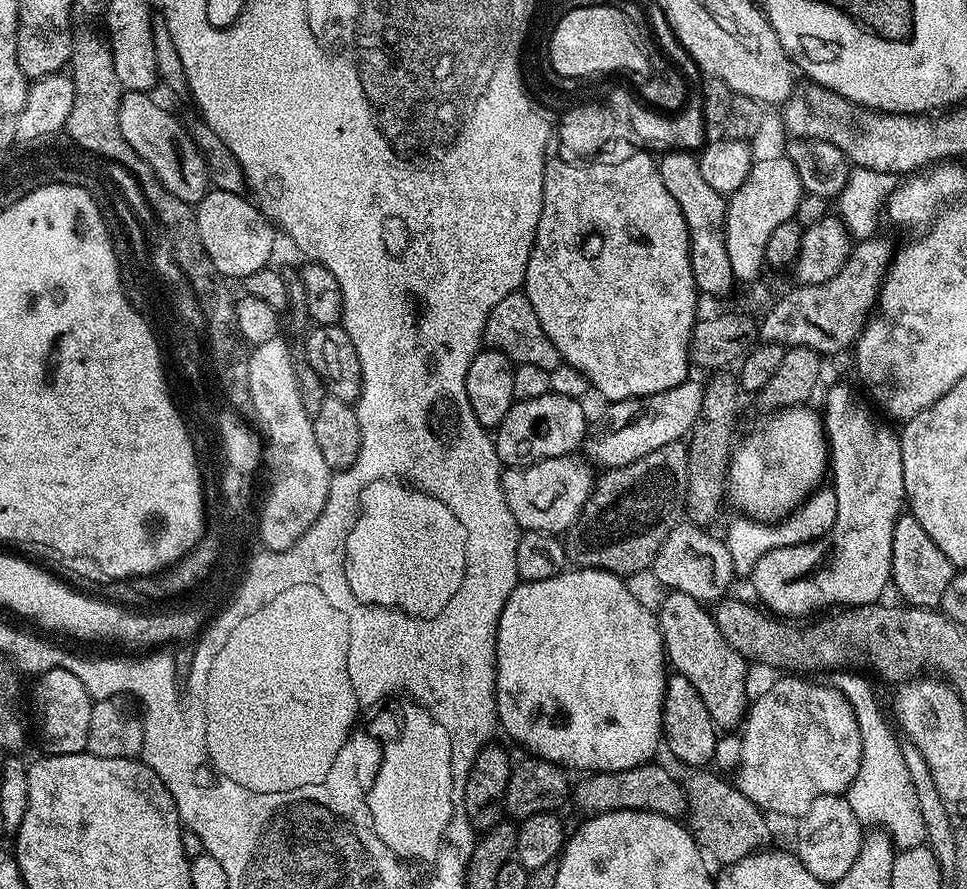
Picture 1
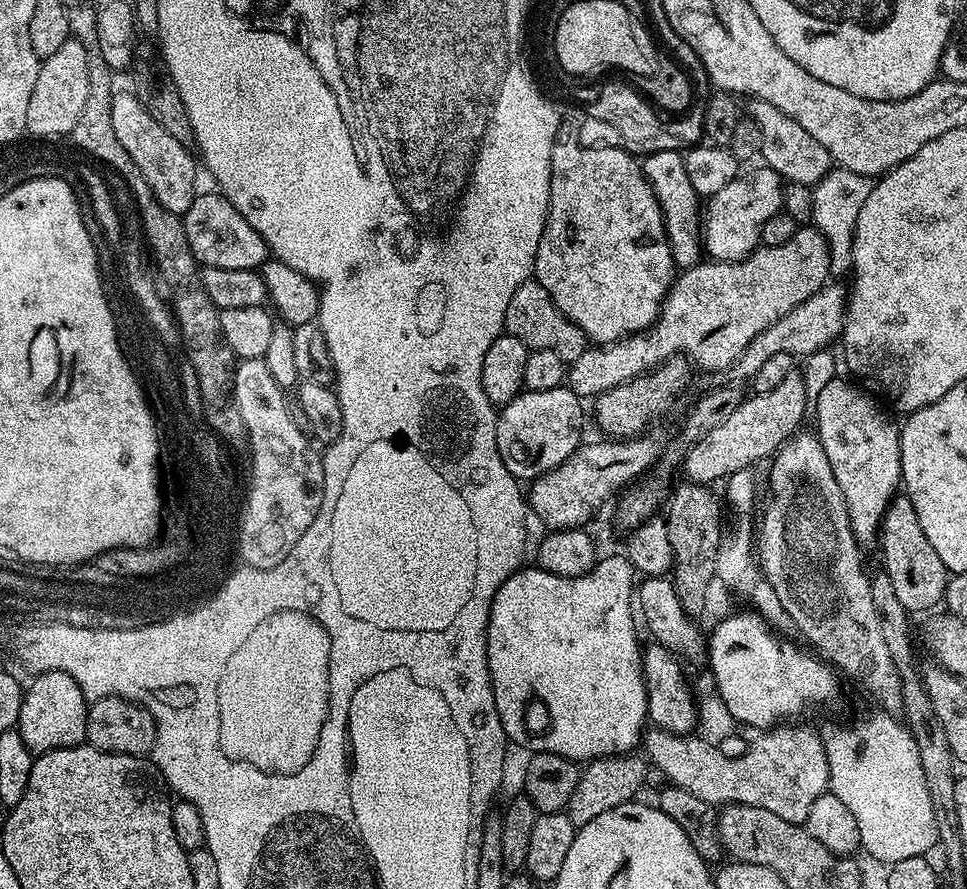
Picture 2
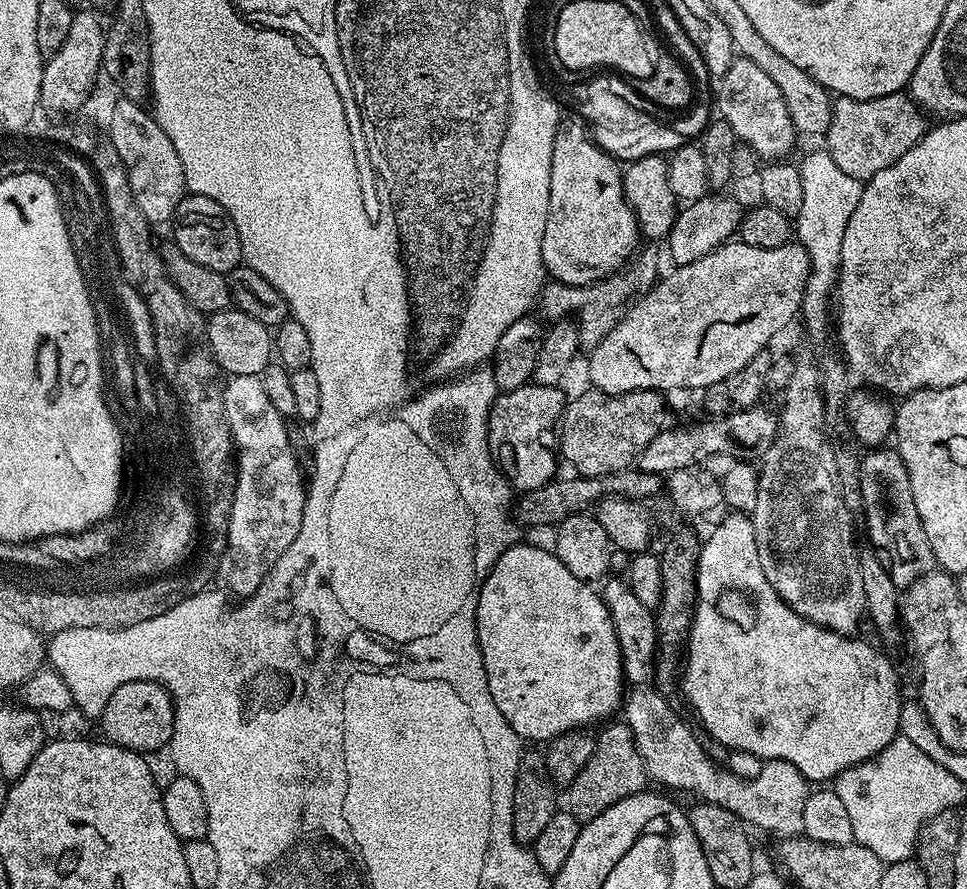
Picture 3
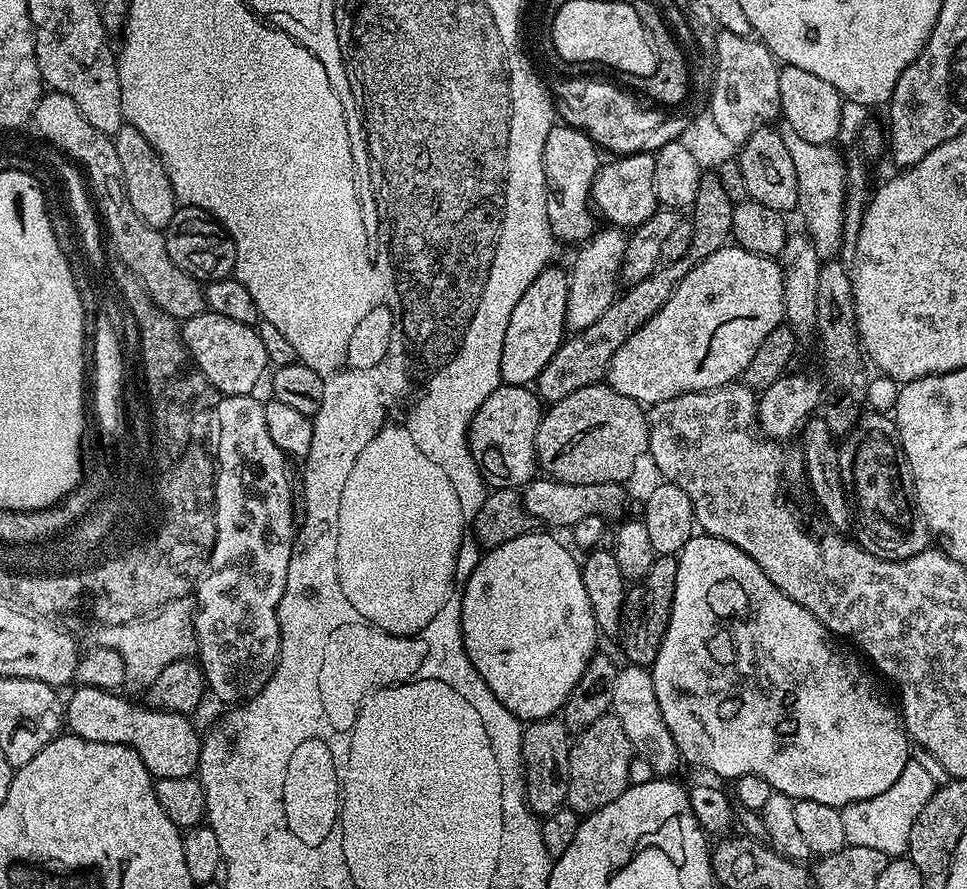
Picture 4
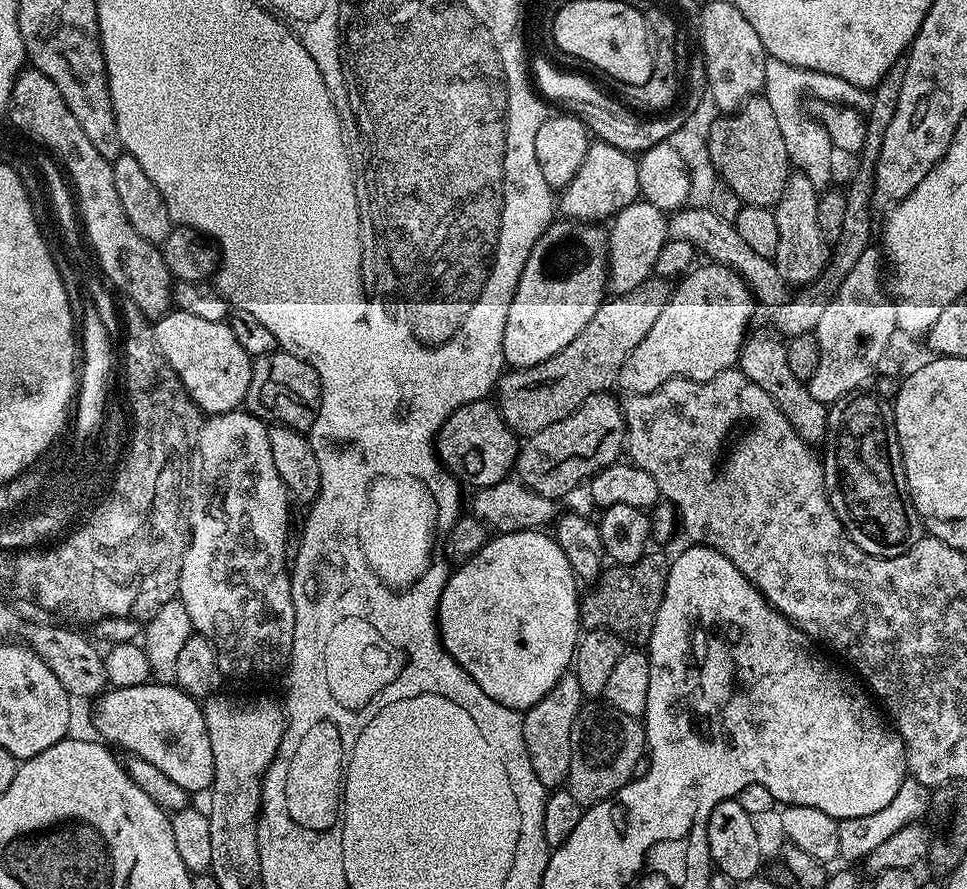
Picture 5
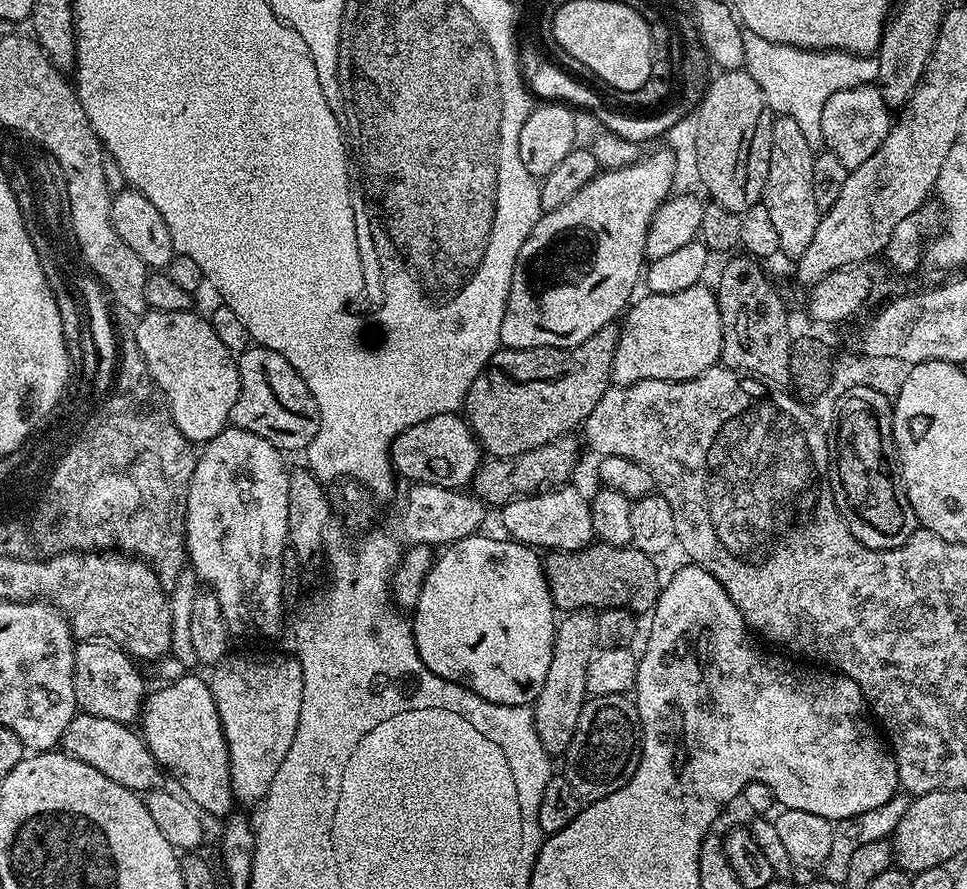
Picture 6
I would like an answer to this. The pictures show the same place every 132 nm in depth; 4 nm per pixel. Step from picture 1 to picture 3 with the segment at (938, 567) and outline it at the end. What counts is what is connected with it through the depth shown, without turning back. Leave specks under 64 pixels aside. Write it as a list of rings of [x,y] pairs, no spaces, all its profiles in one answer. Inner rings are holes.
[[[876,446],[865,451],[860,462],[860,474],[864,519],[866,527],[868,526],[872,534],[871,547],[879,553],[880,560],[896,587],[906,590],[913,582],[921,580],[927,572],[937,567],[934,550],[930,550],[930,542],[926,538],[926,530],[922,530],[922,518],[918,518],[918,506],[914,506],[914,490],[910,490],[910,474],[906,474],[906,466],[899,451],[892,449],[891,452],[888,446]]]

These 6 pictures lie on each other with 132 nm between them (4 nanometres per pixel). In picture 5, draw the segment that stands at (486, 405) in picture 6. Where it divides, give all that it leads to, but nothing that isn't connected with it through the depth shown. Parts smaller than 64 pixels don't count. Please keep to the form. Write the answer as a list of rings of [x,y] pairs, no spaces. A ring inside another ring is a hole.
[[[650,278],[642,282],[642,286],[634,286],[630,294],[605,299],[594,318],[586,322],[586,330],[582,330],[570,346],[562,346],[554,358],[546,358],[546,362],[538,362],[538,366],[505,371],[494,389],[494,403],[506,426],[517,437],[533,436],[538,430],[546,430],[546,426],[554,426],[554,422],[562,422],[562,418],[578,410],[586,398],[608,392],[612,387],[615,389],[626,358],[630,358],[634,346],[650,334],[654,322],[658,322],[662,310],[666,310],[672,289],[667,279]]]

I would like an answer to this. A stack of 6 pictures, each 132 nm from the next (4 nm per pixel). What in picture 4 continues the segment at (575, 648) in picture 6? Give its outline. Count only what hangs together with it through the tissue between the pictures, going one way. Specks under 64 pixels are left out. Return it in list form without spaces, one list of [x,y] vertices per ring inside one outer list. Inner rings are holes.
[[[549,718],[547,720],[531,721],[523,729],[520,738],[520,756],[524,759],[524,796],[528,799],[528,809],[543,818],[552,812],[565,807],[568,798],[568,750],[570,747],[570,733],[563,719]]]

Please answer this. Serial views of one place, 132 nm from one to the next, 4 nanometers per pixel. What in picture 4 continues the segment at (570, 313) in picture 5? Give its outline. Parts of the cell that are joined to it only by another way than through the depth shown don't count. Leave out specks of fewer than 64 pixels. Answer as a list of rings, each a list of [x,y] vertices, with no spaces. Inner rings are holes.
[[[549,266],[530,282],[526,294],[518,298],[510,326],[506,326],[506,342],[502,342],[501,381],[505,384],[531,385],[538,374],[554,358],[566,339],[566,302],[568,301],[568,272]]]

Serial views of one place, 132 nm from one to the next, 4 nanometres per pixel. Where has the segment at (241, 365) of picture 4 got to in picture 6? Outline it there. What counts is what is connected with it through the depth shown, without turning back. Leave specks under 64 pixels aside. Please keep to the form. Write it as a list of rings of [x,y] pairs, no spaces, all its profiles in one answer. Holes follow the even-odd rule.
[[[147,311],[135,321],[134,331],[138,350],[154,378],[154,382],[162,390],[172,415],[172,423],[192,442],[203,446],[224,431],[230,424],[230,410],[234,410],[234,402],[238,402],[240,393],[240,371],[236,365],[237,357],[214,334],[211,319],[195,316],[195,311],[186,312],[154,312]]]

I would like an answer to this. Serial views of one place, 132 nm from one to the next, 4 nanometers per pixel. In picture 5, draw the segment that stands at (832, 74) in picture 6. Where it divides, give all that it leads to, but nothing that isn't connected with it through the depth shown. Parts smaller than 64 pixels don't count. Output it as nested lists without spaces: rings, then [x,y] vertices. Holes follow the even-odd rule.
[[[769,58],[766,62],[766,78],[762,94],[770,102],[774,110],[774,118],[778,118],[778,130],[782,130],[782,138],[786,142],[789,161],[796,164],[799,171],[817,190],[824,190],[833,182],[832,180],[832,156],[834,149],[830,142],[830,134],[826,134],[823,123],[819,119],[811,120],[804,116],[804,95],[809,92],[817,96],[828,106],[841,104],[847,108],[854,108],[859,112],[867,114],[871,109],[872,92],[867,88],[854,86],[854,82],[846,82],[846,78],[838,78],[834,74],[822,74],[809,68],[790,66],[781,60]]]

